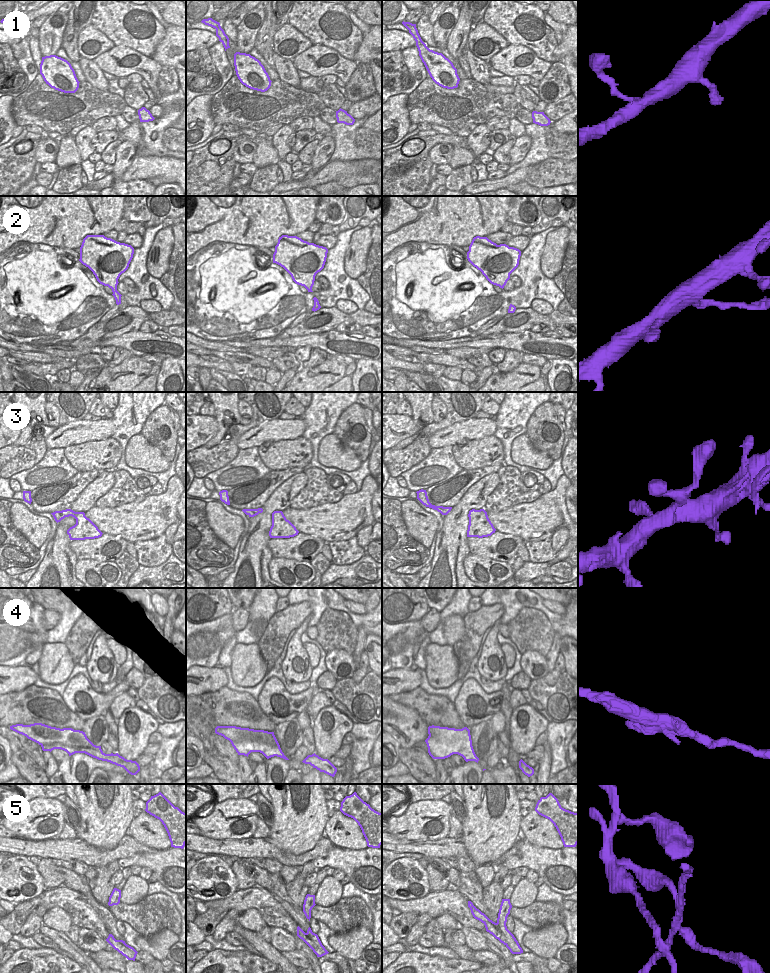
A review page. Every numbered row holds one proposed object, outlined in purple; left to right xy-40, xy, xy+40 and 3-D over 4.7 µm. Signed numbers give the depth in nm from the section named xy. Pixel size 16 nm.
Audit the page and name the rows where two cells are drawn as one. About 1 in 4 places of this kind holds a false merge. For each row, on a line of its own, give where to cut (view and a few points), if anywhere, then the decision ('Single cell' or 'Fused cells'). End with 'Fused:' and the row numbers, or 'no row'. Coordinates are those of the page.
1: No split. Single cell
2: Split along xy-40 (116, 288), (112, 290). Fused cells
3: No split. Single cell
4: Split along xy (230, 740), (260, 739), (266, 743), (278, 744). Fused cells
5: Split along xy+40 (497, 922), (506, 939), (506, 945). Fused cells
Fused: 2, 4, 5

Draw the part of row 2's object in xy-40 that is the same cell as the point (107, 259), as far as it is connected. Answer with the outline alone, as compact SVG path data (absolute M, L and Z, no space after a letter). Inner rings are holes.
M87 235L80 247L79 261L93 272L100 284L115 290L133 254L134 248L131 245L104 235Z

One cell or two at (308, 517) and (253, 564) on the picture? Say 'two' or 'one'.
two

